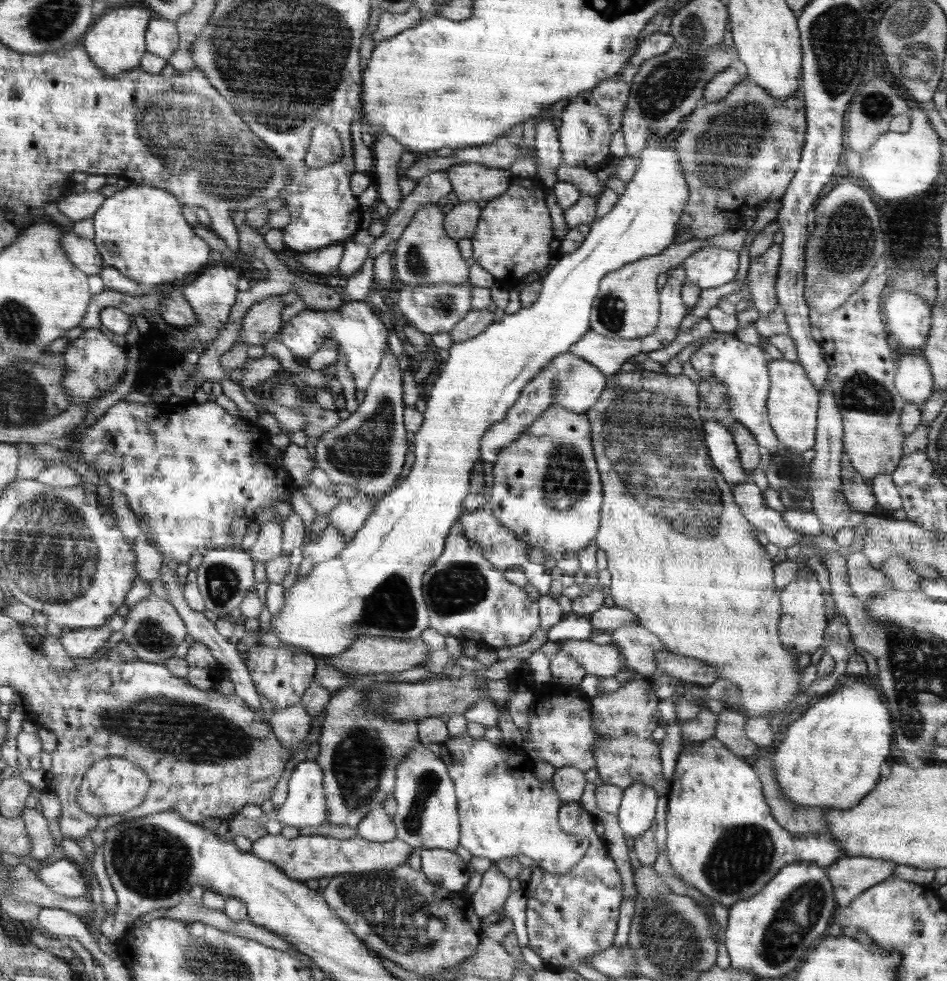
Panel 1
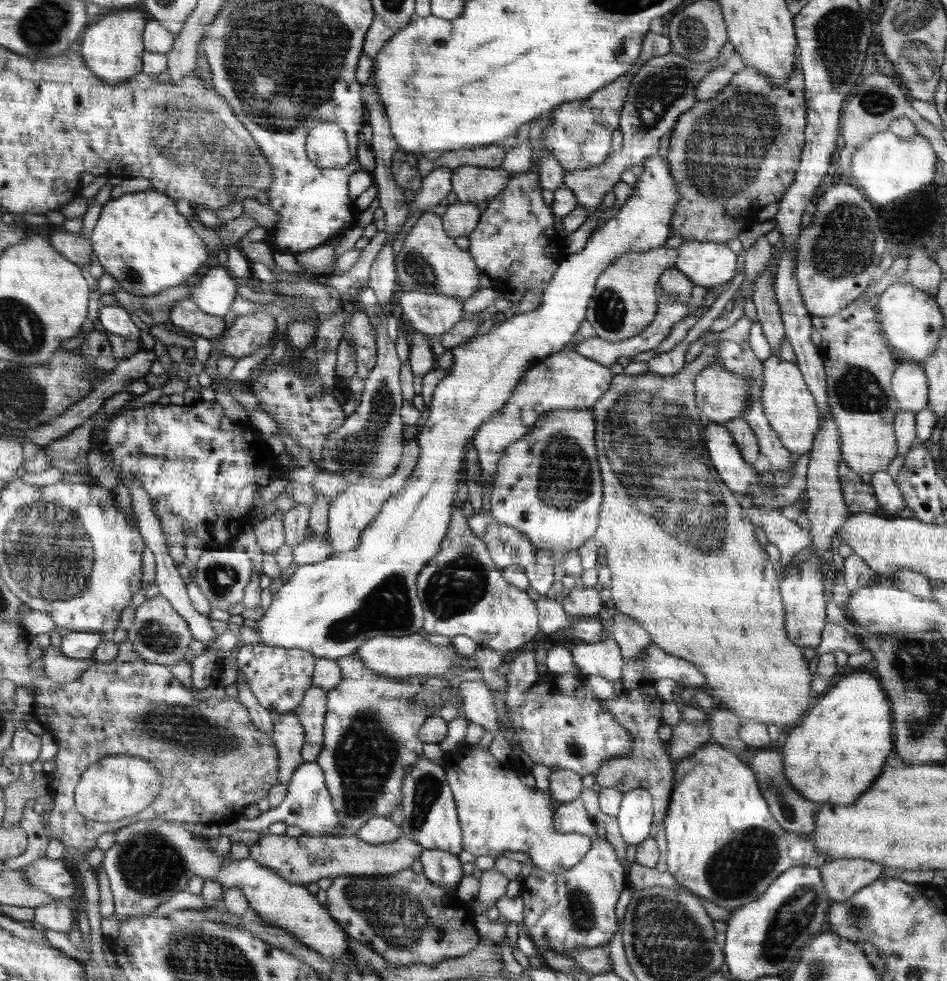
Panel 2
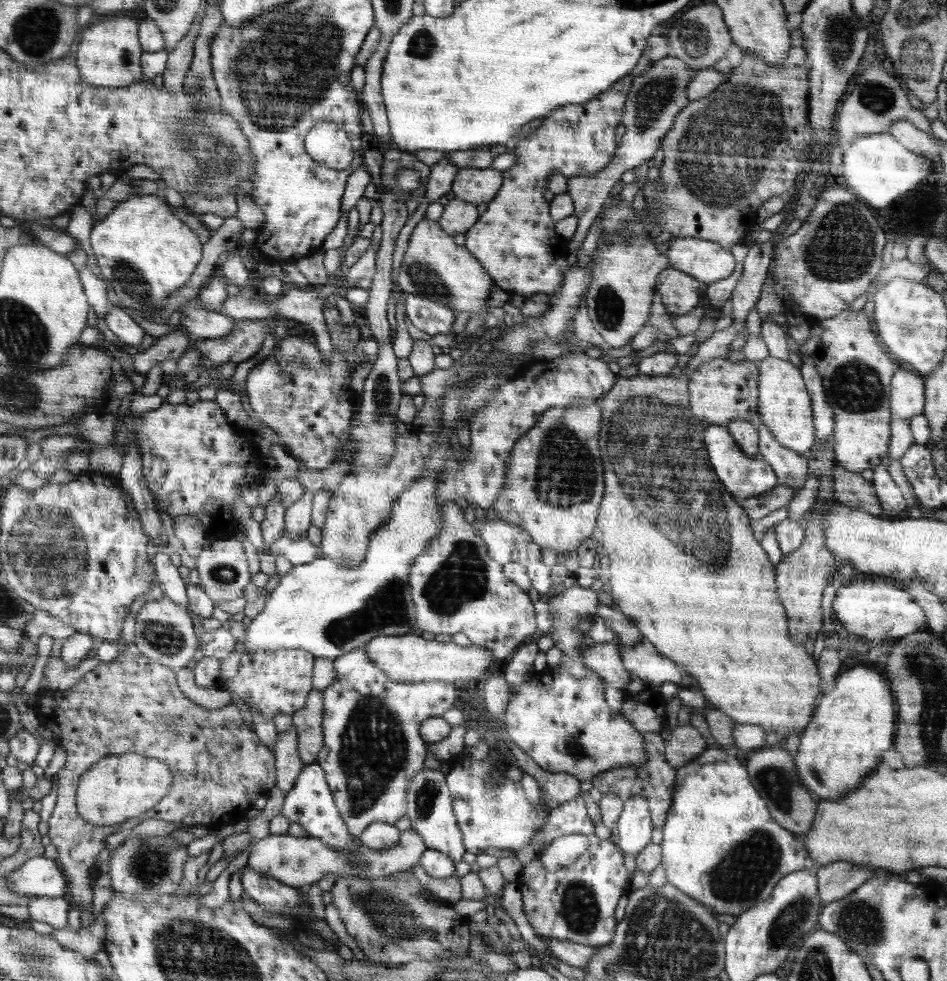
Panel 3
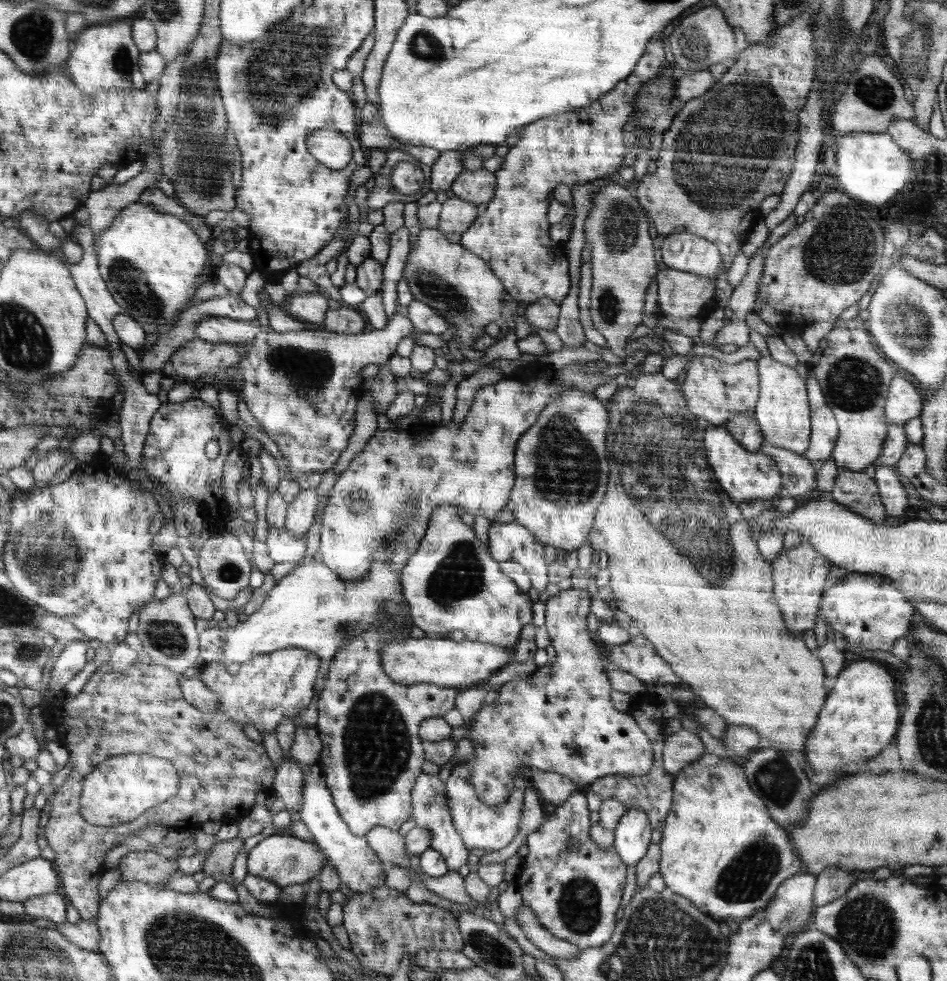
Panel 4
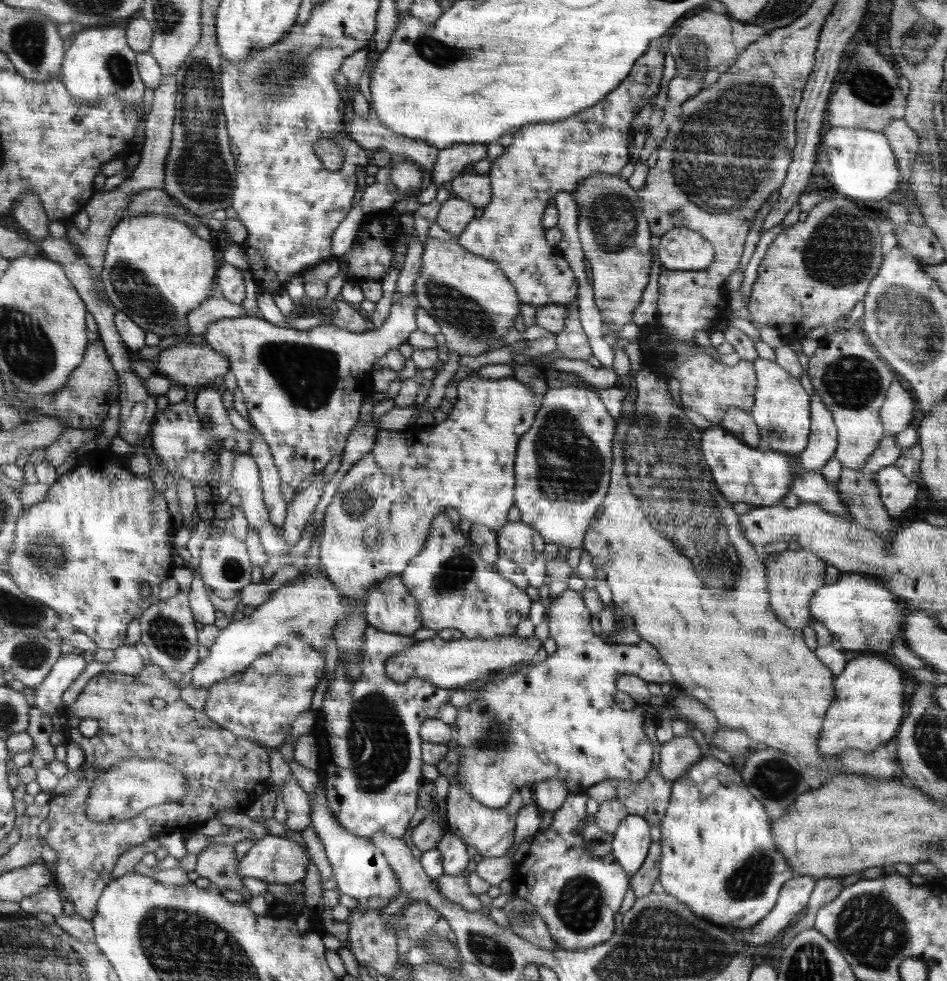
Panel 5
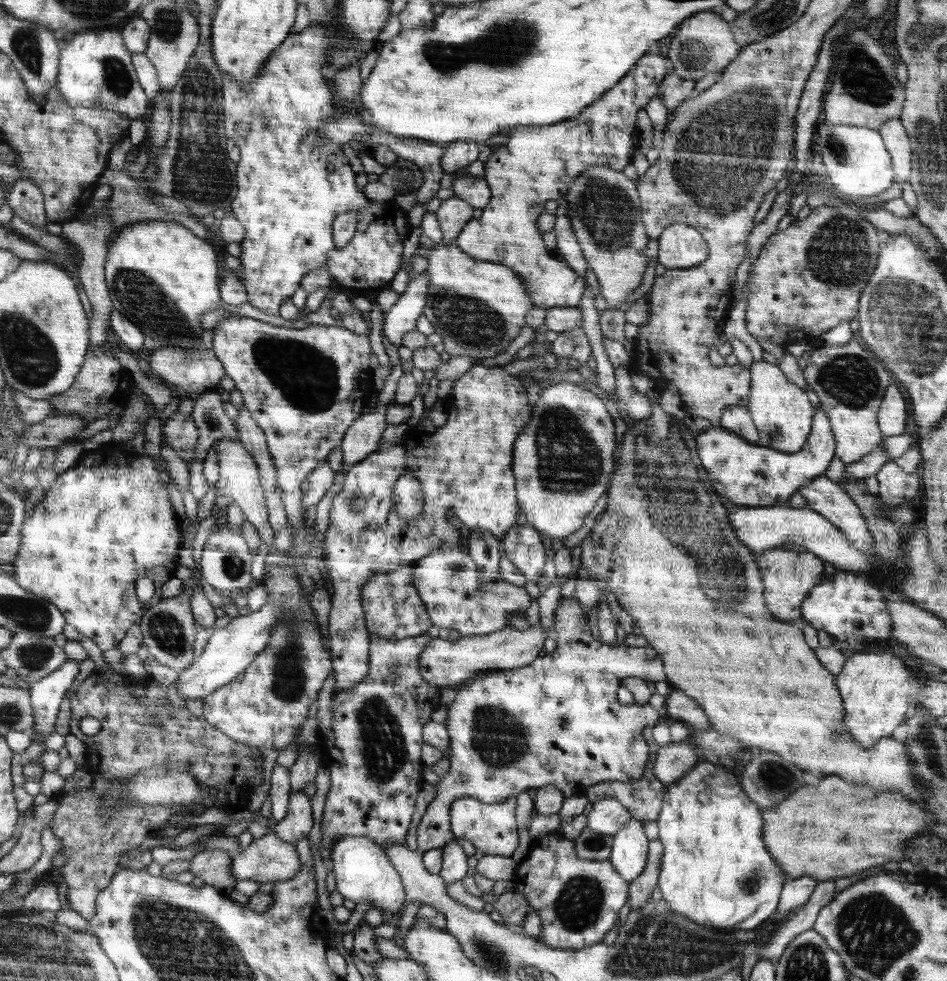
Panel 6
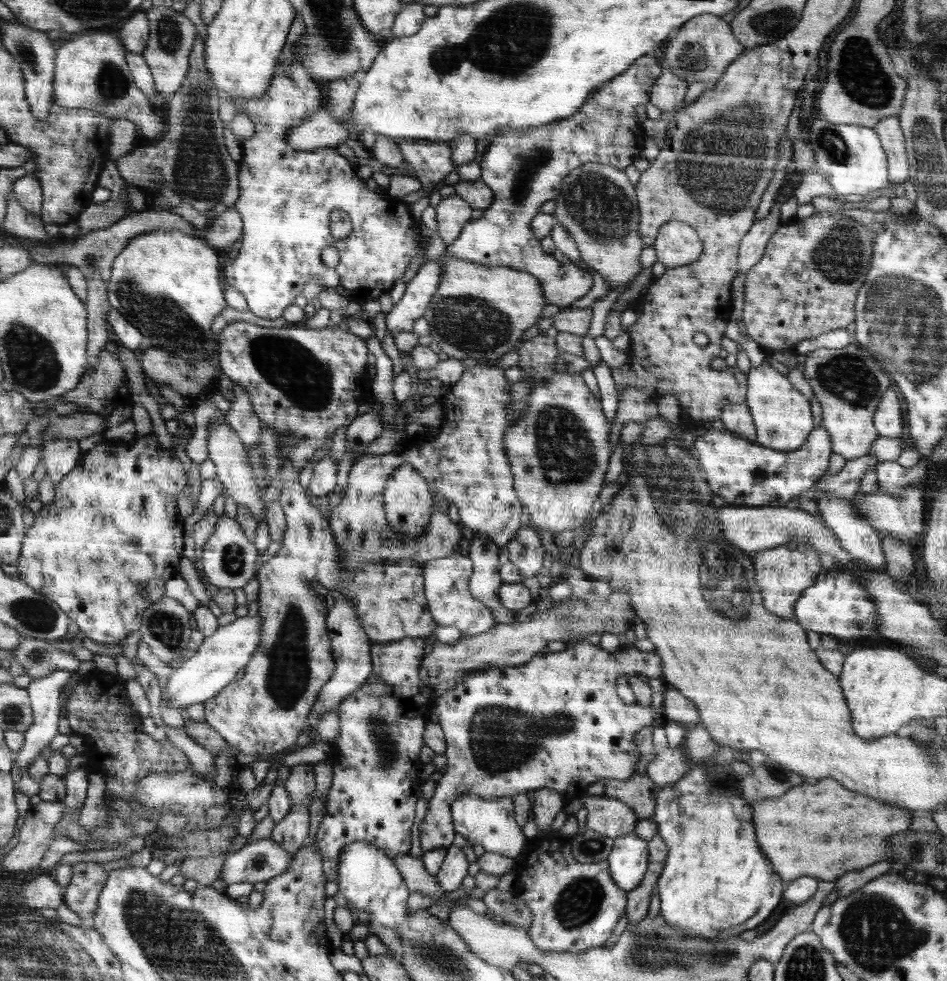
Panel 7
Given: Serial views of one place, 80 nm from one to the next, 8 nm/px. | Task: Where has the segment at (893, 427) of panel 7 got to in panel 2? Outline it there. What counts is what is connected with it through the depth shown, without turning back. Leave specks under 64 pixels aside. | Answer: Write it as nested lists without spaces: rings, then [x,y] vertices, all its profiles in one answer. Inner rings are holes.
[[[903,358],[892,386],[900,411],[918,412],[928,404],[928,377],[922,364]]]

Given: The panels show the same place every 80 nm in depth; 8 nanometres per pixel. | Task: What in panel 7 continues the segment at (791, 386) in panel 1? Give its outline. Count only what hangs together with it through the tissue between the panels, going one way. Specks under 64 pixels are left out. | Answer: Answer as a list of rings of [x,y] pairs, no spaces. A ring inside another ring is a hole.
[[[768,362],[751,367],[747,375],[747,400],[754,419],[757,439],[762,446],[793,451],[806,444],[807,438],[815,430],[814,418],[810,412],[810,401],[786,380],[786,376],[776,371]]]

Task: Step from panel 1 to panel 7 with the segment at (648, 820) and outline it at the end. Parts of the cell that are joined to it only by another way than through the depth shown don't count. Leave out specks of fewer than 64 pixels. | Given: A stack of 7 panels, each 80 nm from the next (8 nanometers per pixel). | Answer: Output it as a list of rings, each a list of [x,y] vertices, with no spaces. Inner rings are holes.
[[[635,831],[616,837],[607,861],[610,863],[612,878],[619,882],[622,890],[634,890],[647,871],[646,840],[642,840]]]

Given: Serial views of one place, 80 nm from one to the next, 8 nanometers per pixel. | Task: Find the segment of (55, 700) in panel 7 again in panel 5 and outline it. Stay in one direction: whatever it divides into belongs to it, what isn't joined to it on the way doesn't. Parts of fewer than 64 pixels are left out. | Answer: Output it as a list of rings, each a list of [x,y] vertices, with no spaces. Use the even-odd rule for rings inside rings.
[[[83,653],[62,654],[40,687],[35,688],[35,704],[42,712],[57,717],[61,712],[62,694],[83,673],[86,665]]]

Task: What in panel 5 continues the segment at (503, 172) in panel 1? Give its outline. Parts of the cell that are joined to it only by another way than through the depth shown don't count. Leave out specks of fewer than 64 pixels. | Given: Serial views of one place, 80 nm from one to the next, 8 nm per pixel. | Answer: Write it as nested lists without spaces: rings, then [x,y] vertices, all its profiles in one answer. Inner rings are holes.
[[[465,171],[451,181],[452,195],[484,208],[492,202],[491,178],[485,174]]]

